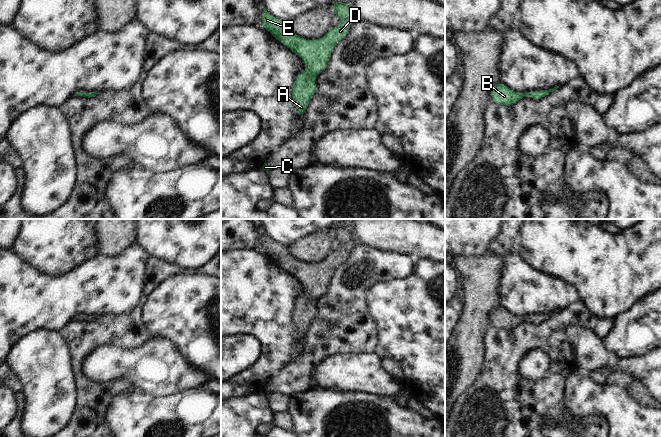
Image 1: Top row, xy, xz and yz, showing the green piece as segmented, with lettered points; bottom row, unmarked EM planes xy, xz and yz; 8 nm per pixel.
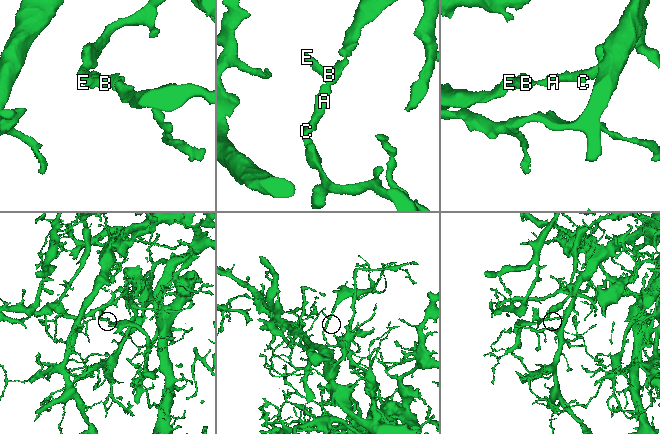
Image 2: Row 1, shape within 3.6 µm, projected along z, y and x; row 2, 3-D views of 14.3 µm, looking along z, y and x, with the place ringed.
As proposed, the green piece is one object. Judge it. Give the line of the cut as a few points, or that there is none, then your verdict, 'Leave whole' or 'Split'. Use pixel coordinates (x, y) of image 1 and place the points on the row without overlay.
No split. Leave whole.

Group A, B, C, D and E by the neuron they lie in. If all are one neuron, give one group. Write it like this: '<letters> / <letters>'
A B C D E

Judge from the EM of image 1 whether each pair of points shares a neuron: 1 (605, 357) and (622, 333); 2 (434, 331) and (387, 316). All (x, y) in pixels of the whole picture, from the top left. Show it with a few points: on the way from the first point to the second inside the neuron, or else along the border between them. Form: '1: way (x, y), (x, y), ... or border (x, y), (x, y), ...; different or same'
1: border (602, 340), (602, 343), (618, 358); different
2: way (422, 321), (414, 316), (399, 316); same

